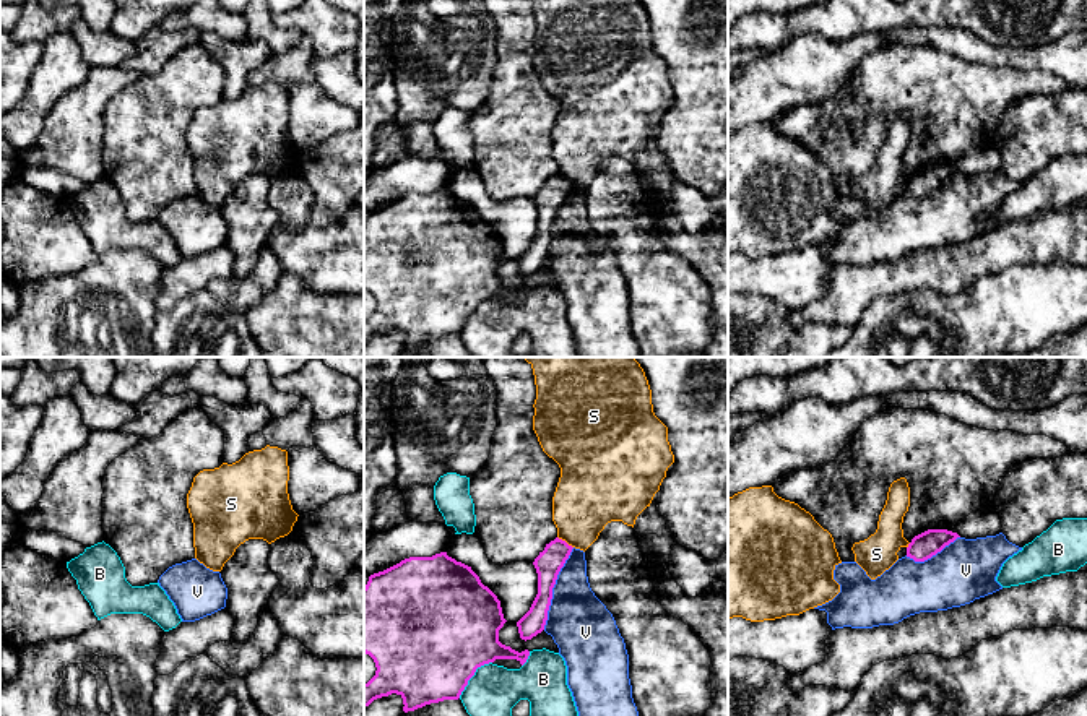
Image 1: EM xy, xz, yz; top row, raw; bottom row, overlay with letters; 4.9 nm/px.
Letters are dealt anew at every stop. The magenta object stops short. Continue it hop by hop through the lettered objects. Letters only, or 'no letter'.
no letter

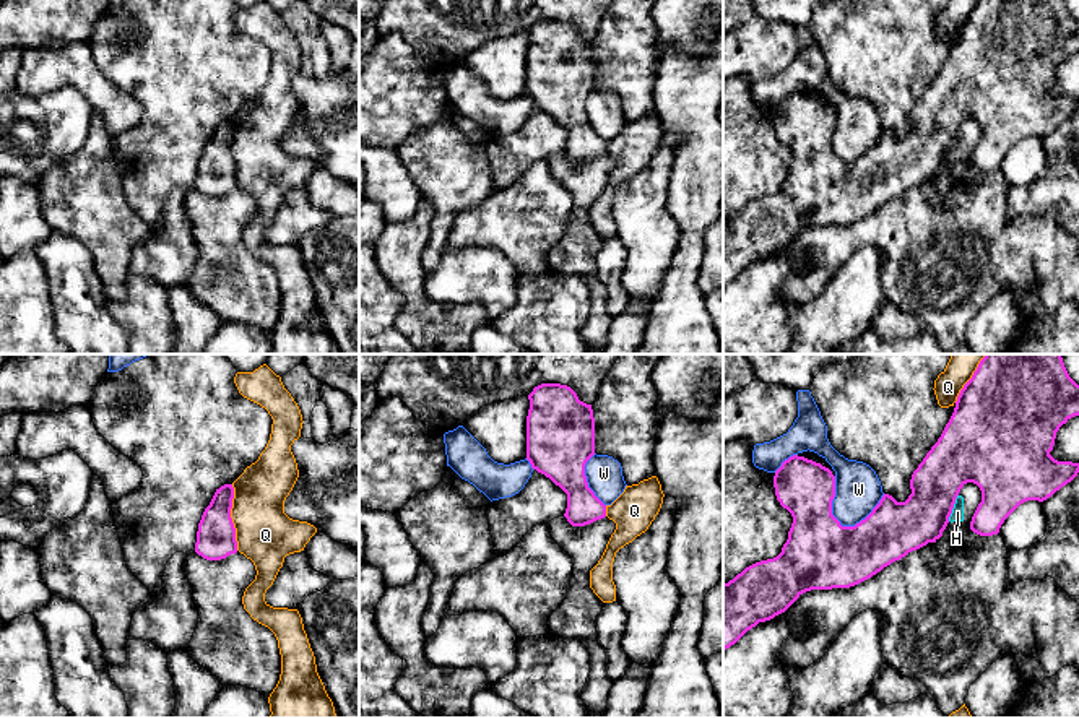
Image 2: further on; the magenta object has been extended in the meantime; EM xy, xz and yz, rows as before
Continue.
no letter

